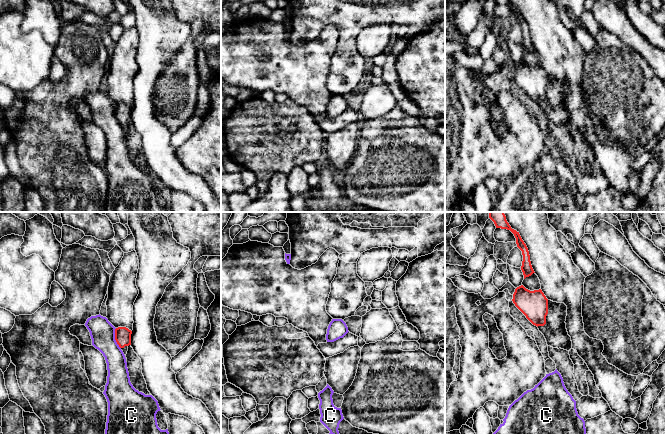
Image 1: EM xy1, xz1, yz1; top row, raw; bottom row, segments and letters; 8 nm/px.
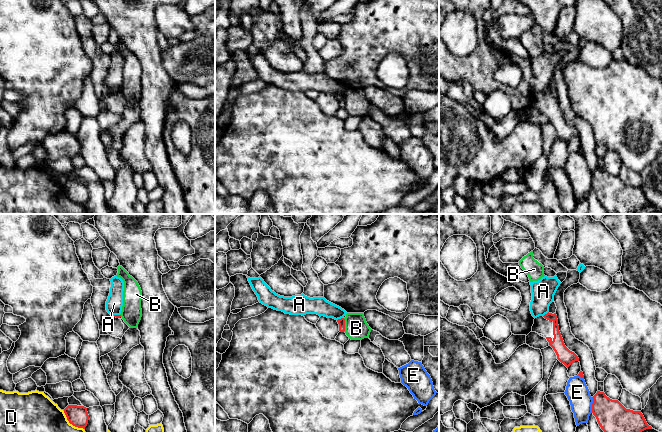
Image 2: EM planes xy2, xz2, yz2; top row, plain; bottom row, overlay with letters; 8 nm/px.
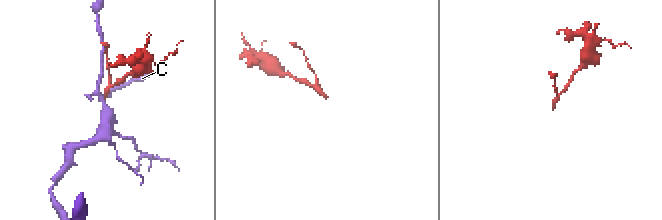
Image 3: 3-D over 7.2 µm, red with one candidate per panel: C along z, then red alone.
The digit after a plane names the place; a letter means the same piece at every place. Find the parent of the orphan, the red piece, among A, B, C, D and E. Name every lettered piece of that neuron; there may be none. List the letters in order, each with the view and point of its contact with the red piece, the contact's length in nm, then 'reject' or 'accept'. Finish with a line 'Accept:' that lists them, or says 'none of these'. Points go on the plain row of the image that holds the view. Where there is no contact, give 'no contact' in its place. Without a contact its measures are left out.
A: contact xz2 (339, 95); length 50 nm; reject
B: contact xz2 (344, 101); length 110 nm; reject
C: contact xy1 (115, 114); length 170 nm; reject
D: contact xy2 (71, 199); length 220 nm; reject
E: contact yz2 (592, 181); length 130 nm; reject
Accept: none of these

